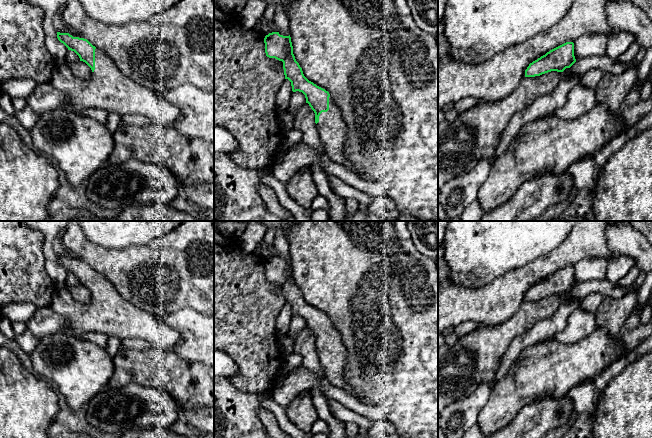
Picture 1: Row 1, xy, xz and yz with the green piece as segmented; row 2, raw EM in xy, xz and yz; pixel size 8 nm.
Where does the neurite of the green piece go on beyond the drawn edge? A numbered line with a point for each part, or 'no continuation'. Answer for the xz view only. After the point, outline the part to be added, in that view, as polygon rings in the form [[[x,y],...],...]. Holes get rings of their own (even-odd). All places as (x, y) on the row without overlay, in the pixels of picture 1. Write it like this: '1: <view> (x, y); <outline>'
1: xz (332, 353); [[[331,320],[329,321],[329,334],[320,338],[316,352],[327,380],[333,386],[352,394],[352,387],[344,377],[347,349],[343,344],[340,333]]]

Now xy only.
1: xy (109, 313); [[[98,272],[95,273],[95,294],[92,296],[91,303],[82,304],[75,301],[69,289],[61,287],[53,295],[50,307],[66,318],[63,325],[70,326],[76,335],[101,332],[108,337],[115,336],[120,340],[141,338],[146,340],[152,348],[162,352],[173,350],[181,341],[179,333],[172,329],[163,317],[144,312],[125,300],[112,283]]]

